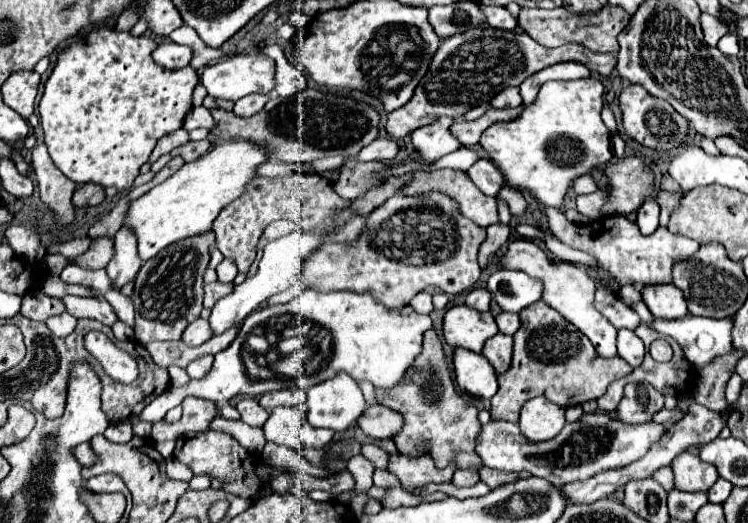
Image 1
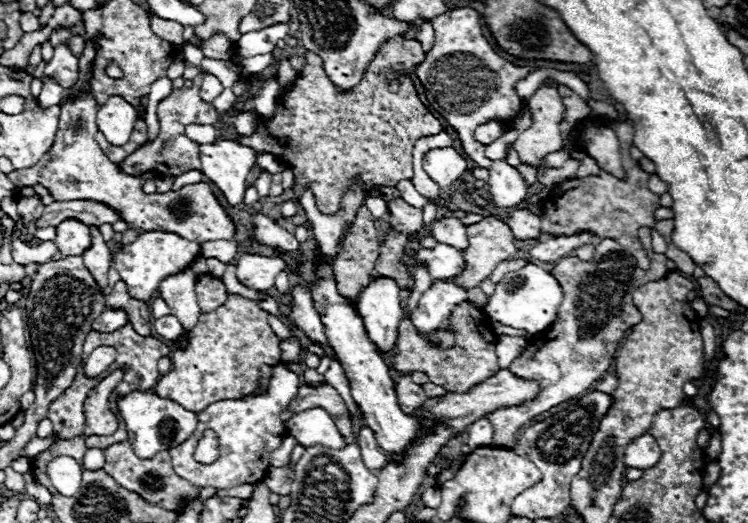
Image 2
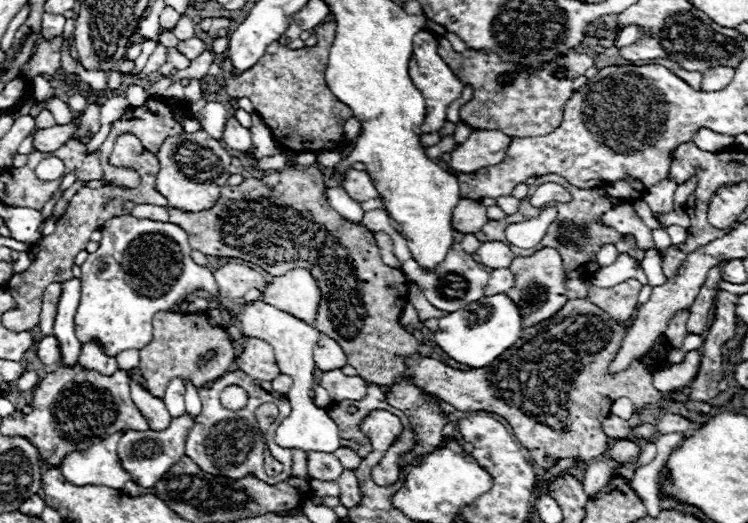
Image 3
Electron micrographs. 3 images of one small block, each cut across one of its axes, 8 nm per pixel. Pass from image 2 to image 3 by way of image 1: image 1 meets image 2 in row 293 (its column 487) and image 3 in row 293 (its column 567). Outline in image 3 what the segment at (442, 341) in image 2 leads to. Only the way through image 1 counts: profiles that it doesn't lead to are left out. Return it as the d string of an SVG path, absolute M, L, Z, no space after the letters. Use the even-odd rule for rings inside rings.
M456 242L450 246L444 264L440 264L440 268L434 270L434 274L424 274L416 260L408 260L402 266L404 266L406 276L410 280L416 280L422 286L426 300L432 302L436 308L446 310L446 312L456 312L460 308L466 308L470 302L482 298L484 296L484 288L488 284L488 272L484 272L478 266L478 262L472 260L472 256L468 252L464 252L462 246L456 244Z

